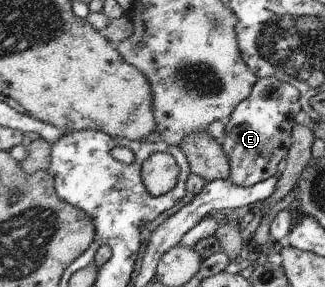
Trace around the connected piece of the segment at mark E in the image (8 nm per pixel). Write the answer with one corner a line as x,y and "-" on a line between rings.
274,77
257,78
253,89
227,118
223,144
220,145
229,161
229,181
237,187
253,187
277,173
277,165
287,158
292,145
292,129
297,127
294,117
302,110
301,93
290,83
277,81

